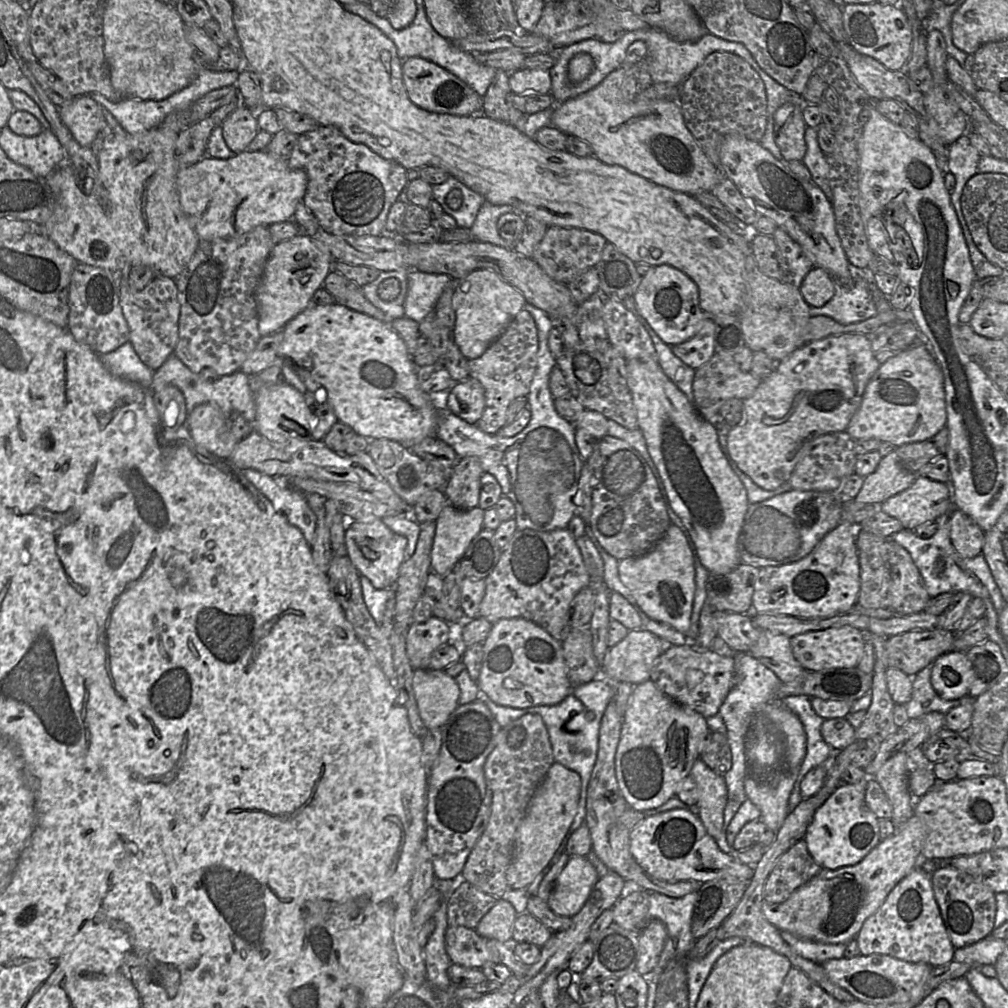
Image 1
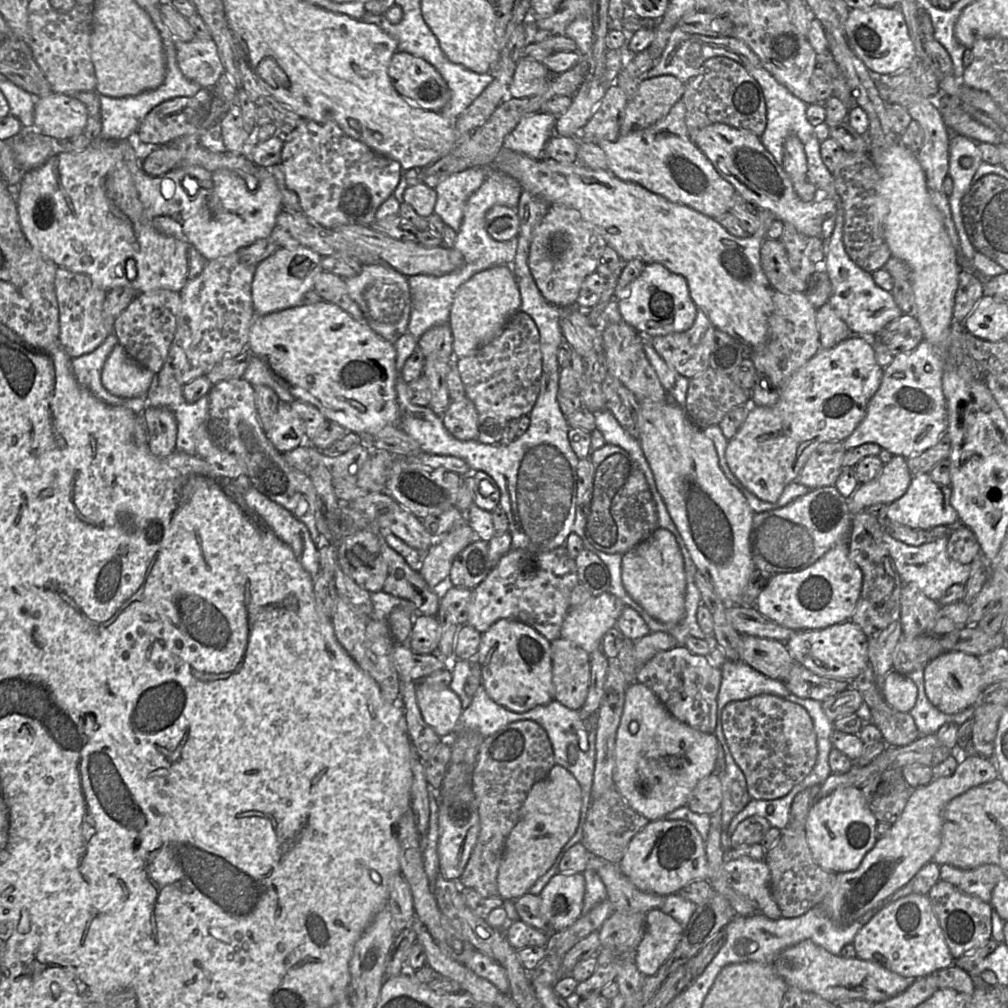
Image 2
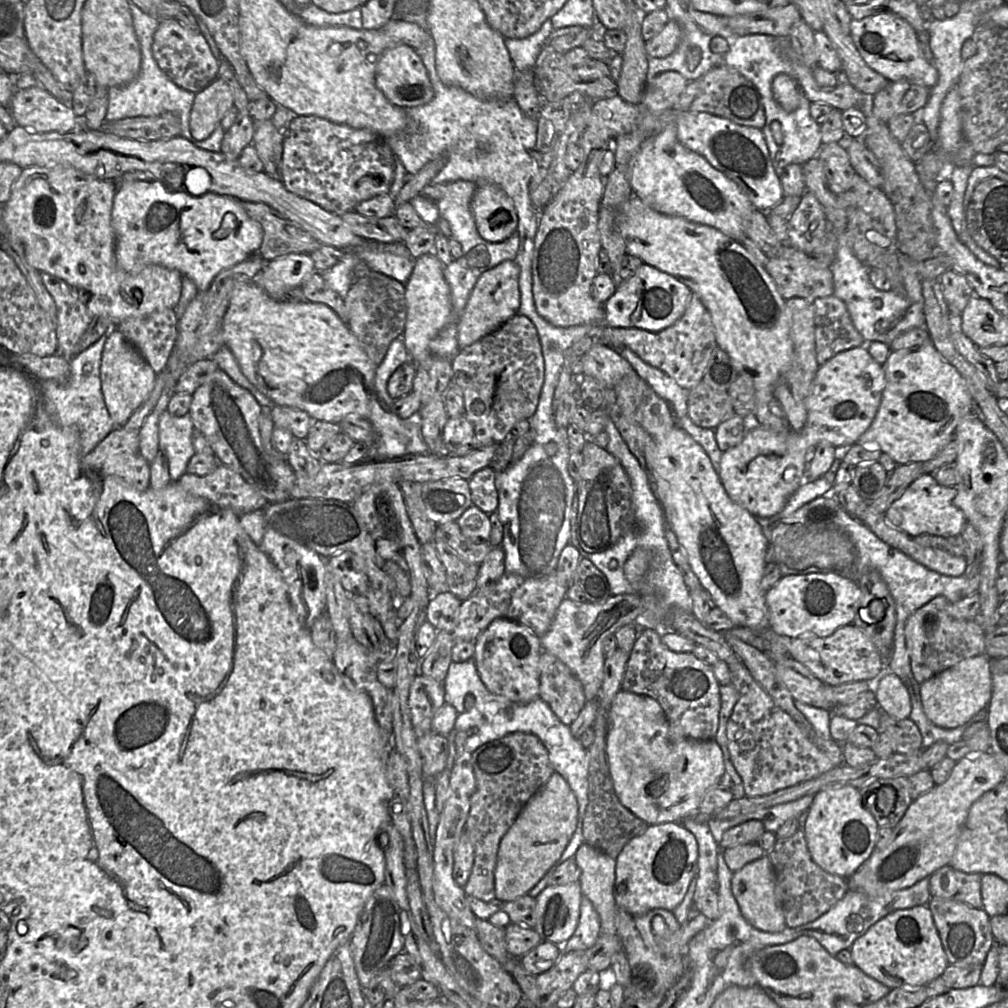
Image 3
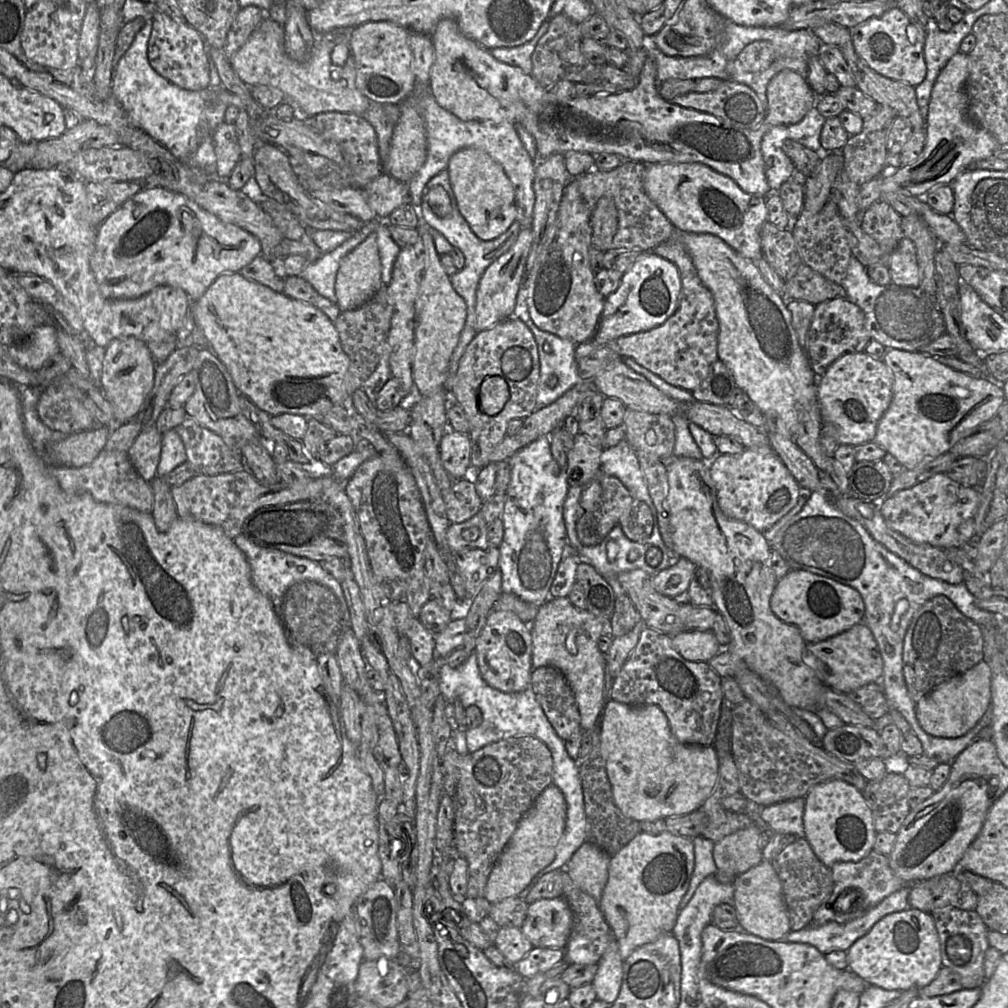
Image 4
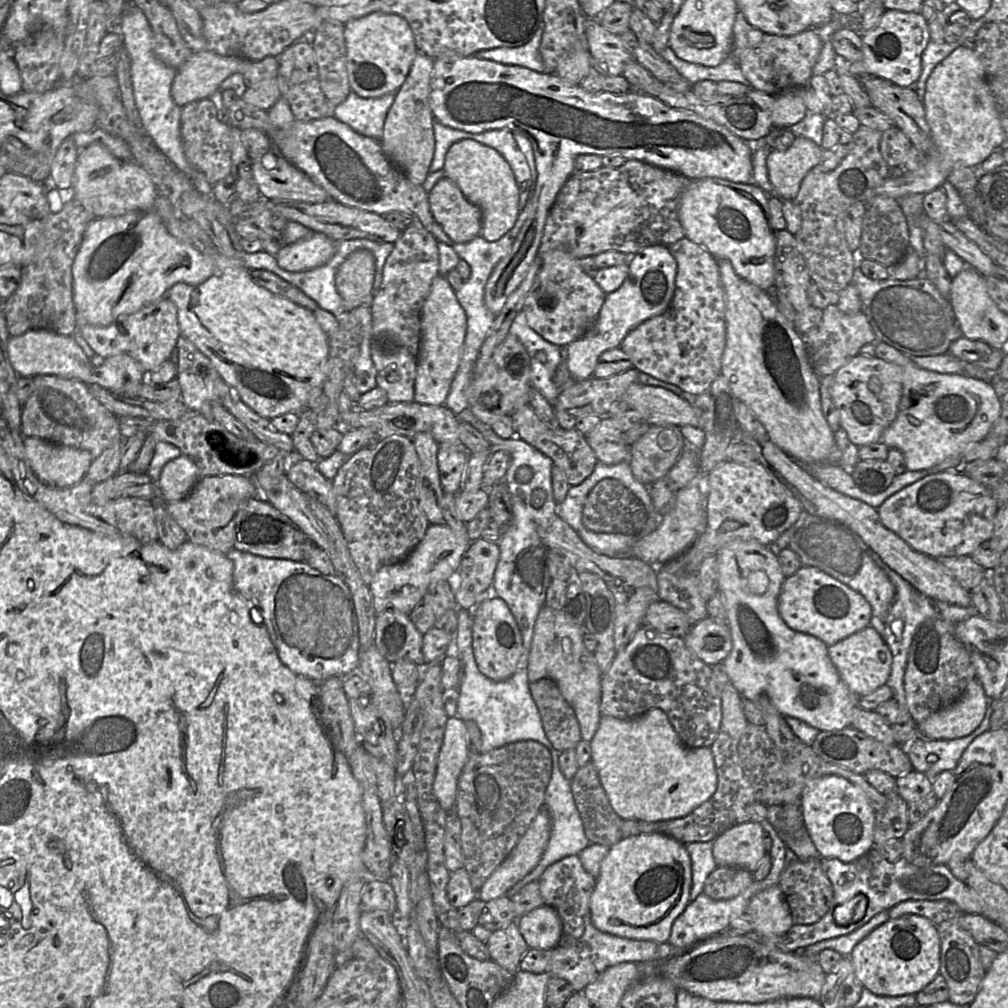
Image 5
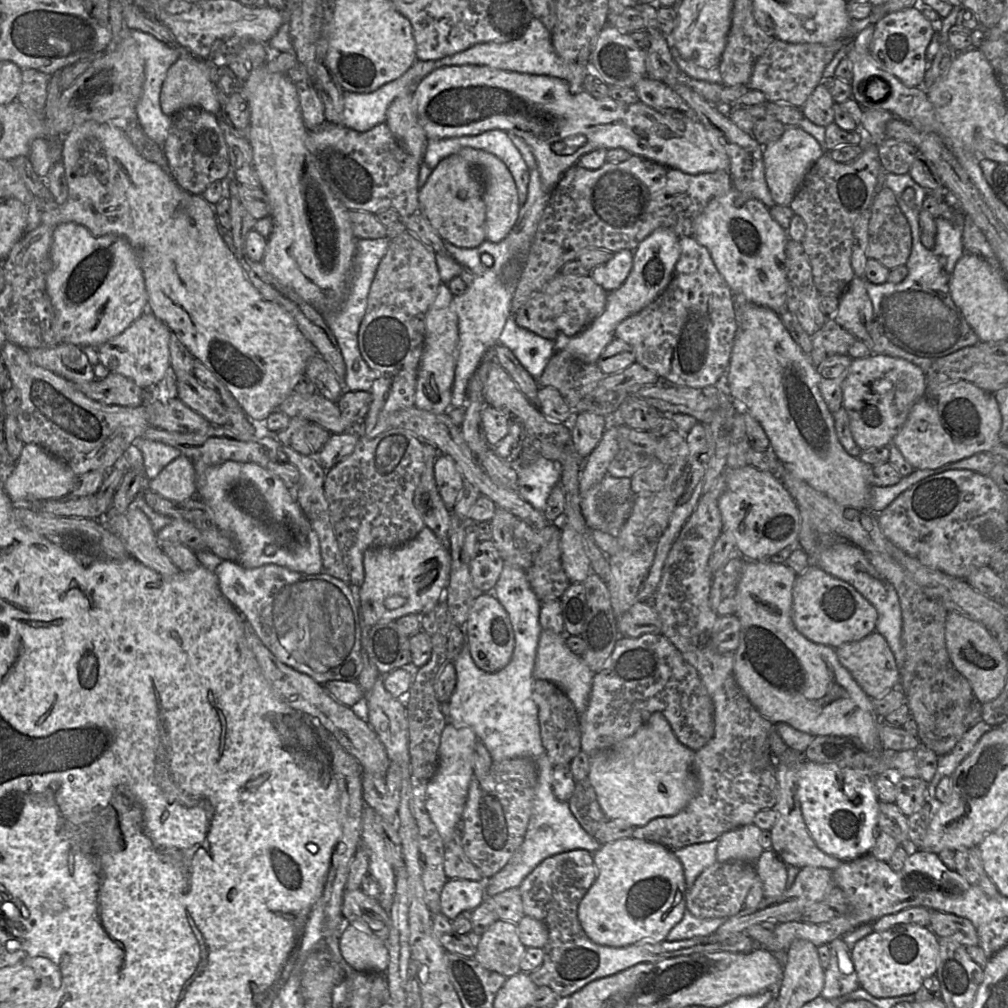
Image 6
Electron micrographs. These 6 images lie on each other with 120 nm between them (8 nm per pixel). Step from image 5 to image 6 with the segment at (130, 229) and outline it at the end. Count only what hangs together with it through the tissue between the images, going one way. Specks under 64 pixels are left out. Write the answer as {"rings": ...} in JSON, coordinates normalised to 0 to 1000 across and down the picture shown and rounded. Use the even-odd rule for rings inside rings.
{"rings":[[[61,221],[54,225],[50,257],[52,265],[46,276],[46,290],[55,308],[54,326],[61,339],[96,345],[123,329],[146,309],[143,274],[136,252],[125,236],[112,232],[95,235],[82,223]]]}

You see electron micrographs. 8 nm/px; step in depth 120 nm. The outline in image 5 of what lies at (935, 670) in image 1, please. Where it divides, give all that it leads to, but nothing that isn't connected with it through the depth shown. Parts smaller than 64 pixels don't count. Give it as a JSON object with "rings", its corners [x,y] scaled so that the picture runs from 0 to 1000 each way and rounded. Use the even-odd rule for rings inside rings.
{"rings":[[[967,672],[949,695],[933,703],[910,718],[921,733],[946,733],[963,728],[974,716],[981,693]]]}

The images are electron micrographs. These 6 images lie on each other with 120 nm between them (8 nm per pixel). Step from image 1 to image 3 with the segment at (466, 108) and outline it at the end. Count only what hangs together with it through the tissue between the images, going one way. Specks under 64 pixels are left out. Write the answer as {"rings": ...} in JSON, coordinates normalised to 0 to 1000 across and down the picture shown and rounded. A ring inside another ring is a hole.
{"rings":[[[403,44],[385,49],[377,58],[372,74],[373,86],[392,105],[409,107],[426,102],[431,89],[425,71],[413,50]]]}

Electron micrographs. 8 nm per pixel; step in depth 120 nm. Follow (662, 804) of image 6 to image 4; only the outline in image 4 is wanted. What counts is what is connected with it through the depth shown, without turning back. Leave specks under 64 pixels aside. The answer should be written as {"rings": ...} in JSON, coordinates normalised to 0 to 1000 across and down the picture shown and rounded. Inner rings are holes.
{"rings":[[[604,693],[601,696],[595,714],[596,747],[600,756],[601,767],[606,779],[609,797],[617,808],[633,815],[652,814],[667,810],[681,809],[690,805],[707,786],[712,775],[712,752],[707,739],[681,739],[675,737],[665,723],[663,713],[652,699],[624,700]]]}

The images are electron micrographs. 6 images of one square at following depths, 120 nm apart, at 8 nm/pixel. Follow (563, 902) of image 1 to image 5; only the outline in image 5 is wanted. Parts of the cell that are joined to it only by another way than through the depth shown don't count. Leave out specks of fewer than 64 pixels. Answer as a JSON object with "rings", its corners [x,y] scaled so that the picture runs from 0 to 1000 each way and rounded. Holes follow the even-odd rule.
{"rings":[[[538,898],[513,912],[514,922],[528,941],[549,941],[558,928],[558,914],[553,904]]]}

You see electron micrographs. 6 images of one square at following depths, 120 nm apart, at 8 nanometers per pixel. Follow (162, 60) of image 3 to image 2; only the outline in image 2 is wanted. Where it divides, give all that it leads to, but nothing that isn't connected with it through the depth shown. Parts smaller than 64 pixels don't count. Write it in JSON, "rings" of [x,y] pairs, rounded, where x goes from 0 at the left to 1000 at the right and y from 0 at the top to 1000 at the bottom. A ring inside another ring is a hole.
{"rings":[[[196,38],[187,42],[175,40],[174,48],[176,63],[182,74],[188,79],[198,83],[201,88],[211,88],[219,74],[223,71],[212,41],[210,39],[199,40]]]}

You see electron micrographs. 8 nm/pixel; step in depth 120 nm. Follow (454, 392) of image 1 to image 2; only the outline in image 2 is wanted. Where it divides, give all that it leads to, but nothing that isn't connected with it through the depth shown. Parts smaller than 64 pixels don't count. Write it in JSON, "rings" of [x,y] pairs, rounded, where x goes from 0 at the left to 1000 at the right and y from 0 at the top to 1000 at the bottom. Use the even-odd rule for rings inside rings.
{"rings":[[[462,393],[446,398],[439,412],[439,422],[454,437],[473,437],[474,411],[469,399]]]}

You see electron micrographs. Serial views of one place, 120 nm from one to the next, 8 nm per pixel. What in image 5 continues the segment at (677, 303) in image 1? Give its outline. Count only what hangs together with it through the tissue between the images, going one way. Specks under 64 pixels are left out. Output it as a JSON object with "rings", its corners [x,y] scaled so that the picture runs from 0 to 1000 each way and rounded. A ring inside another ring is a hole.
{"rings":[[[642,244],[625,254],[624,269],[618,282],[600,294],[587,324],[562,343],[563,362],[569,377],[587,374],[592,357],[598,349],[614,344],[621,332],[631,323],[661,309],[669,293],[671,272],[672,260],[663,244]]]}

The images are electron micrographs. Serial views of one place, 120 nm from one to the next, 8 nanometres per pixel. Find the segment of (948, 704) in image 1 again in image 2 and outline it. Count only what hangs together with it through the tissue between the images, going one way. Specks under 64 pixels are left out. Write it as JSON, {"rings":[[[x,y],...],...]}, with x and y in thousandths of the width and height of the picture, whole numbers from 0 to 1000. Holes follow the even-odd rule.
{"rings":[[[917,663],[907,665],[900,671],[910,682],[909,697],[902,707],[908,715],[913,730],[929,728],[932,722],[938,717],[947,717],[953,720],[960,713],[964,713],[966,700],[948,708],[938,708],[924,698],[918,688]]]}

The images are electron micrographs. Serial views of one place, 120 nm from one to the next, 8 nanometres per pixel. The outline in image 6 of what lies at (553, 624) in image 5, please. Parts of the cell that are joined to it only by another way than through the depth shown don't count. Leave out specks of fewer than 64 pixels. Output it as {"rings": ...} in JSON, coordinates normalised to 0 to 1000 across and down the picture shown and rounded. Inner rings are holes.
{"rings":[[[538,625],[535,632],[533,648],[529,663],[531,675],[543,675],[553,680],[565,693],[571,706],[577,708],[584,696],[589,667],[585,665],[575,650],[569,649],[562,640],[564,630],[552,629],[546,625]]]}

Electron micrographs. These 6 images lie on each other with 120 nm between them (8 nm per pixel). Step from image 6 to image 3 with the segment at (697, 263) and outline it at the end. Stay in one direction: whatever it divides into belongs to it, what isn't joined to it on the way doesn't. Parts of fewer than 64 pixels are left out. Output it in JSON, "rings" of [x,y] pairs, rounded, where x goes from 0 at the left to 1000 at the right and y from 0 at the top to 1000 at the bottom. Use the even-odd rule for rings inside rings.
{"rings":[[[687,291],[678,313],[667,323],[654,329],[633,325],[609,325],[600,323],[595,329],[595,338],[611,347],[623,344],[638,358],[657,367],[671,380],[683,387],[696,378],[705,353],[712,343],[705,313],[695,297]]]}

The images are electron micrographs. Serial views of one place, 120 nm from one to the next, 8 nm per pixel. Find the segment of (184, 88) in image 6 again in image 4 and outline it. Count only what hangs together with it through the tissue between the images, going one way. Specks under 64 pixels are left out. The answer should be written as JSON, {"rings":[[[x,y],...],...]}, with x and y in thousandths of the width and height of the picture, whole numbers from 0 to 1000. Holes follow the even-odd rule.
{"rings":[[[263,11],[259,22],[228,60],[229,66],[237,78],[247,87],[252,84],[268,84],[276,87],[282,94],[282,100],[287,101],[293,108],[293,115],[296,117],[304,118],[322,111],[346,112],[360,116],[366,105],[371,102],[364,98],[353,86],[353,65],[347,47],[347,39],[345,57],[340,64],[330,63],[329,53],[334,45],[342,44],[342,35],[329,35],[329,33],[314,35],[308,58],[305,61],[296,62],[284,53],[282,27],[283,24],[278,24],[269,19]]]}

